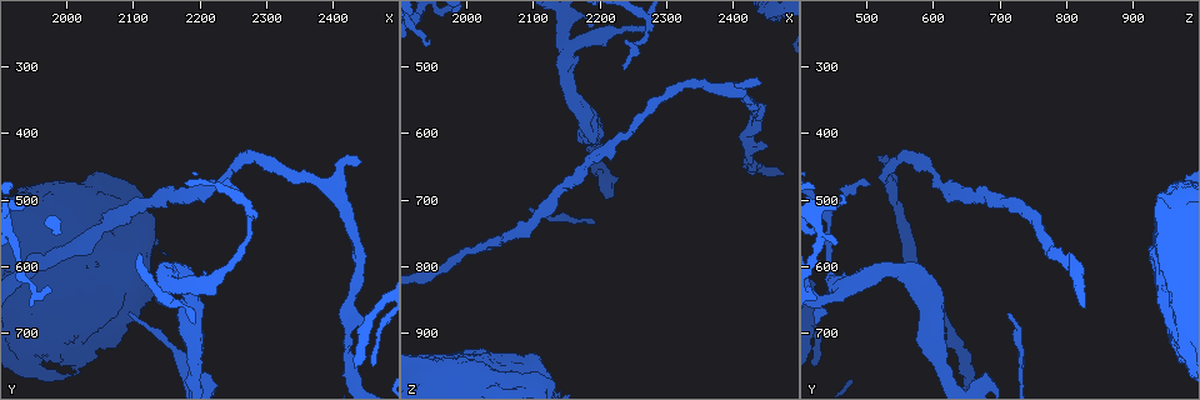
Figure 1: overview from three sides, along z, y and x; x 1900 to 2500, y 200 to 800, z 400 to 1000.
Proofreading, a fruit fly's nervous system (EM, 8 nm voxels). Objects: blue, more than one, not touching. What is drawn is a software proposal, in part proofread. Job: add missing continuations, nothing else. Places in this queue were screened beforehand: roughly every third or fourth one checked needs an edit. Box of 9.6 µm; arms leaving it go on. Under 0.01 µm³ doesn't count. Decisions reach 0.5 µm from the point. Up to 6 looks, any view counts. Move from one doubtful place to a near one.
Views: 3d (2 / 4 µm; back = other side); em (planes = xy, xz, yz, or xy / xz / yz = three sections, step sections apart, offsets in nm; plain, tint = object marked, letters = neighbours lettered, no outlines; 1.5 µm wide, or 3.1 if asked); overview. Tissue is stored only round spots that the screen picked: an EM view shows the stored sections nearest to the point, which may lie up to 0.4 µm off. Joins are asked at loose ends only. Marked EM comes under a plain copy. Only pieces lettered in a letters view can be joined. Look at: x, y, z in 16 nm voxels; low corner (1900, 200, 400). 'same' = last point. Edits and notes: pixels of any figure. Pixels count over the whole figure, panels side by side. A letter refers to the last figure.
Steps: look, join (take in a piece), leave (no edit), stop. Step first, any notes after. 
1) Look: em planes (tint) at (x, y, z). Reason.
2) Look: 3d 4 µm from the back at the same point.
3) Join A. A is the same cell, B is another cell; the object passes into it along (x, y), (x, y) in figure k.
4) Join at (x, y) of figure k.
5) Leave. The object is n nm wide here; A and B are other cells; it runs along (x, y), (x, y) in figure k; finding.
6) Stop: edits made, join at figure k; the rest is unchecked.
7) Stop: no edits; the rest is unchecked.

Look: em yz step 4 (letters) at (1945, 495, 460). Tapers out.

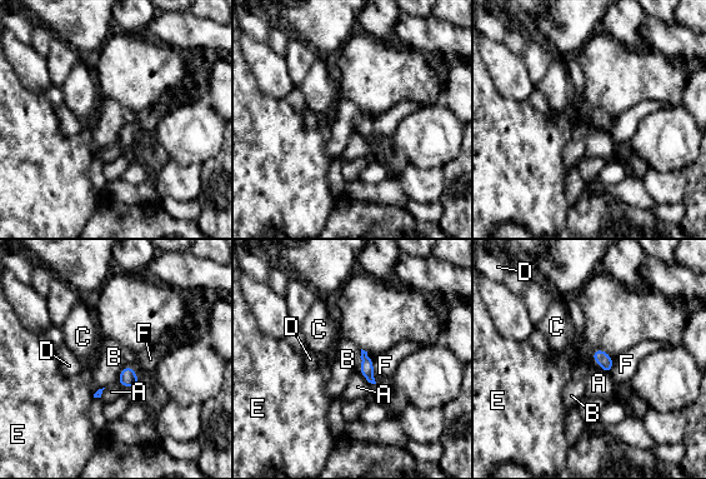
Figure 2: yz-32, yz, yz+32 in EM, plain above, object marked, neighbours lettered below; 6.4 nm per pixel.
Look: em planes (letters) at the same point.

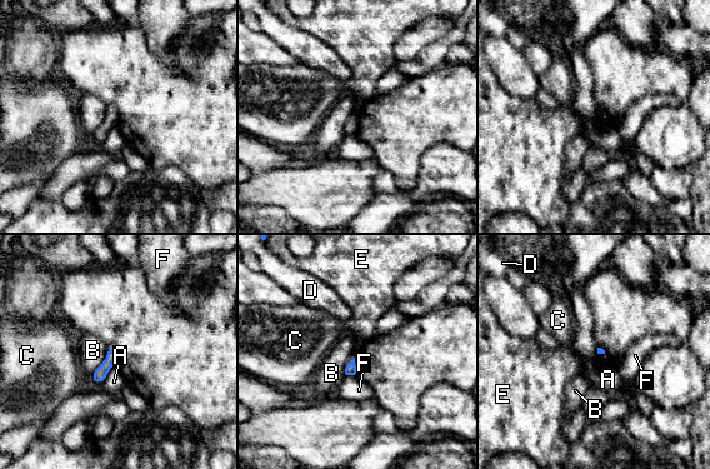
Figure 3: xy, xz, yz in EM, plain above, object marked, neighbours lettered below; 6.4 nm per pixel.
Leave. The longest contact is with B, 220 nm; A, B, C, D, E and F are other cells; a border runs along (108, 345), (106, 358), (90, 374) in figure 3; no lettered piece goes on from it.

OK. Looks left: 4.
Look: 3d 2 µm at (2440, 440, 520).

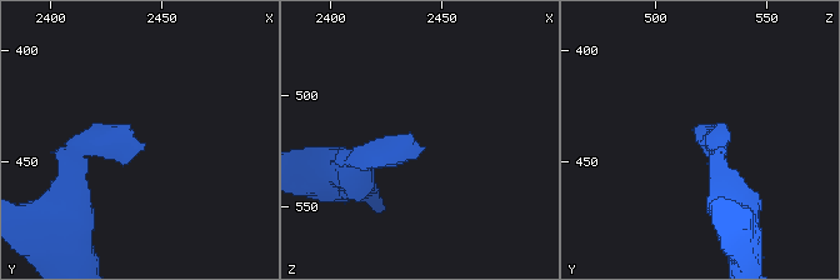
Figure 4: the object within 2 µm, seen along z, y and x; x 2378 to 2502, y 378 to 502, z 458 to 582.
Look: em planes (letters) at (2442, 442, 524).

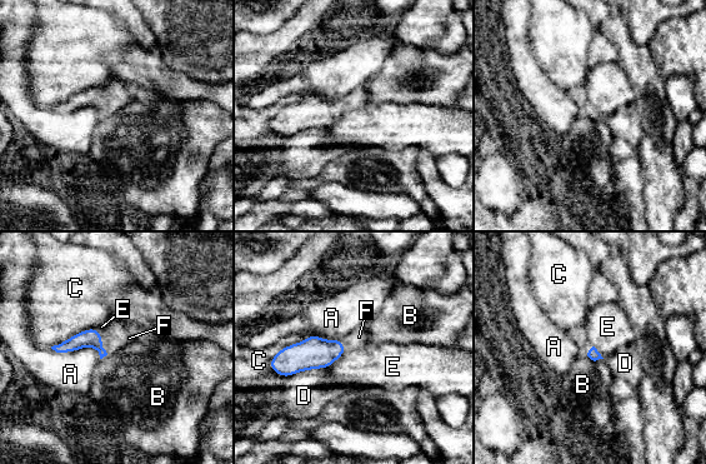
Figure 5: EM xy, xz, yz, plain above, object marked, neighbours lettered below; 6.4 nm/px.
Join F. F is the same cell, A, B, C, D and E are other cells; the cell continues.

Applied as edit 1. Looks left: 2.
Look: overview.

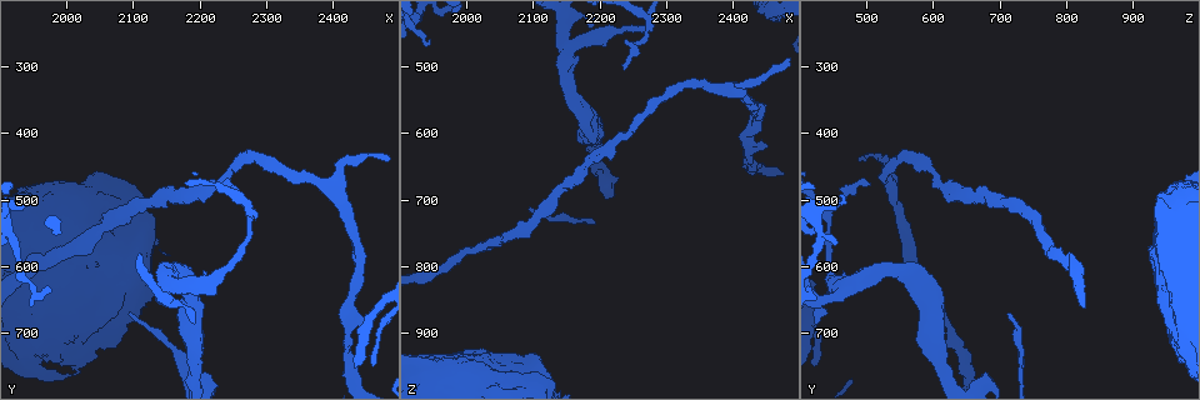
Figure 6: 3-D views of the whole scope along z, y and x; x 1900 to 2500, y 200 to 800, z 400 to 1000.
Look: em planes (letters) at (2095, 670, 715). Thin end.

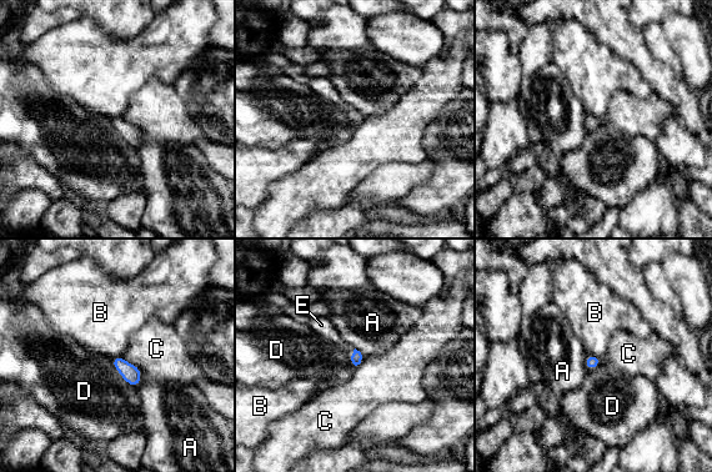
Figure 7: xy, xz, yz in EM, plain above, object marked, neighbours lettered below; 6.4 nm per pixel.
Join E. E is the same cell, A, B, C and D are other cells; the object passes into it along (357, 357), (352, 354), (324, 327) in figure 7; the cell continues.

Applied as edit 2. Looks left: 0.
Stop: edits made, join at figure 5, join at figure 7; the rest is unchecked.

